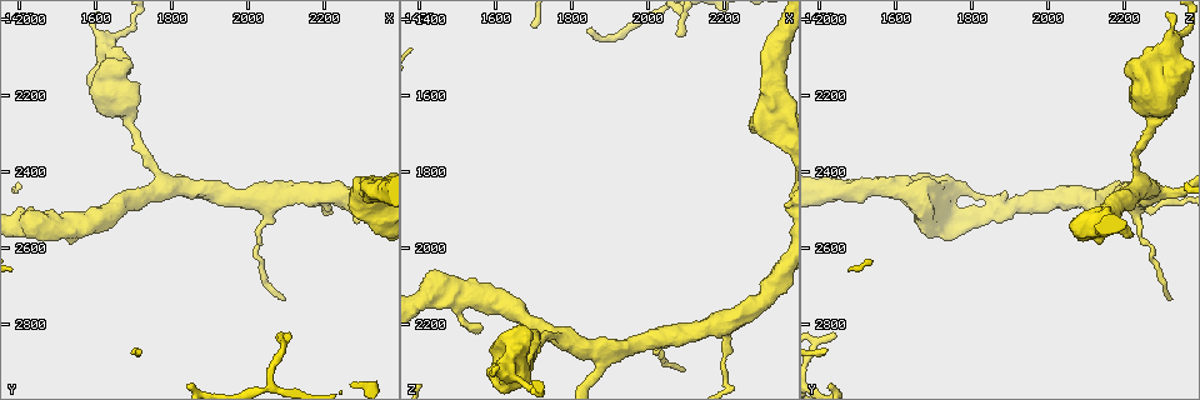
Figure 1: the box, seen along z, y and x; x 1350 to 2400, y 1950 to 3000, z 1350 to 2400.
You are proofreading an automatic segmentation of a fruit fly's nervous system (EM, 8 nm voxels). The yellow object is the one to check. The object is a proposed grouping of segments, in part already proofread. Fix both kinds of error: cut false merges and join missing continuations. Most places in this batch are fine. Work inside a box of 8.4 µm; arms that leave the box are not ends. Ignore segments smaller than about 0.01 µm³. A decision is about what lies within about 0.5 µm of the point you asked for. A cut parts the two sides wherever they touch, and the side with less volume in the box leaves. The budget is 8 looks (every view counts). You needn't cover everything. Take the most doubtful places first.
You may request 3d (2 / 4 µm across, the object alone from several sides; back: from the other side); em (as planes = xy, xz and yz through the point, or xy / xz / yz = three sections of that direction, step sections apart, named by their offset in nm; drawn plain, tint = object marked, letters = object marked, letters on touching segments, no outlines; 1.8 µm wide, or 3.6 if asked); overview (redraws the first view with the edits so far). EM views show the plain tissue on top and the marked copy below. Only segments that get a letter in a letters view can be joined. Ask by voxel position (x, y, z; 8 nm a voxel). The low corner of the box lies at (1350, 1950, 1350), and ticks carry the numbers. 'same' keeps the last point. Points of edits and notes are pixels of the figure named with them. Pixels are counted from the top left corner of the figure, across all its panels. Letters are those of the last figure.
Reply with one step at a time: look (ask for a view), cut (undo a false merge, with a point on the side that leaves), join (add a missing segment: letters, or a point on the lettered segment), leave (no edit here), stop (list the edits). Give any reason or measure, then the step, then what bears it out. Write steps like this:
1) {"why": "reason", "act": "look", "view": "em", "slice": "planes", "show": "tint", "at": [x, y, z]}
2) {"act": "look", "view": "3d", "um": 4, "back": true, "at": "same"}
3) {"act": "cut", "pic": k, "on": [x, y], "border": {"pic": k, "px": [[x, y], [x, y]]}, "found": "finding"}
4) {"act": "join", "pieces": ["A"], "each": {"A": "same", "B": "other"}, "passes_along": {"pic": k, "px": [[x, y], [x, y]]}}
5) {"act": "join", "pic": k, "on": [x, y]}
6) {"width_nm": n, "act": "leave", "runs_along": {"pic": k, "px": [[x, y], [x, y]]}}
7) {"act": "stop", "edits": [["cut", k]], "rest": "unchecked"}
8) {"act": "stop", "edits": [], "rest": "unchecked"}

{"why": "sharp bend", "act": "look", "view": "3d", "um": 4, "at": [1510, 2550, 2125]}

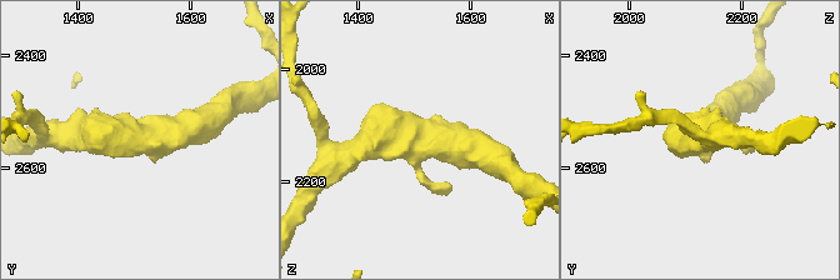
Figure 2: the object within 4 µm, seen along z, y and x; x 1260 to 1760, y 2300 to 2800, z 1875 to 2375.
{"act": "look", "view": "em", "slice": "xz", "step": 16, "show": "tint", "at": [1505, 2545, 2125]}

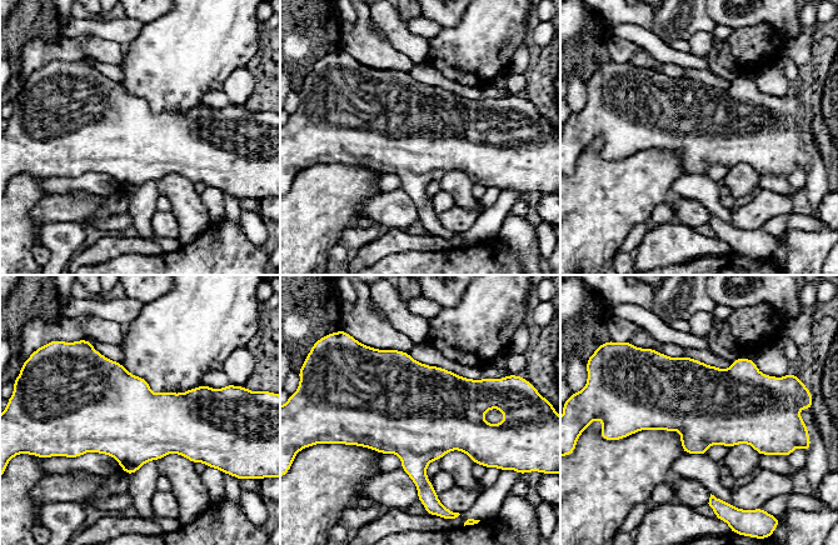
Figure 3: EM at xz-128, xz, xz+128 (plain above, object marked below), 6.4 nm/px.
{"act": "look", "view": "em", "slice": "xz", "step": 16, "show": "letters", "at": "same"}

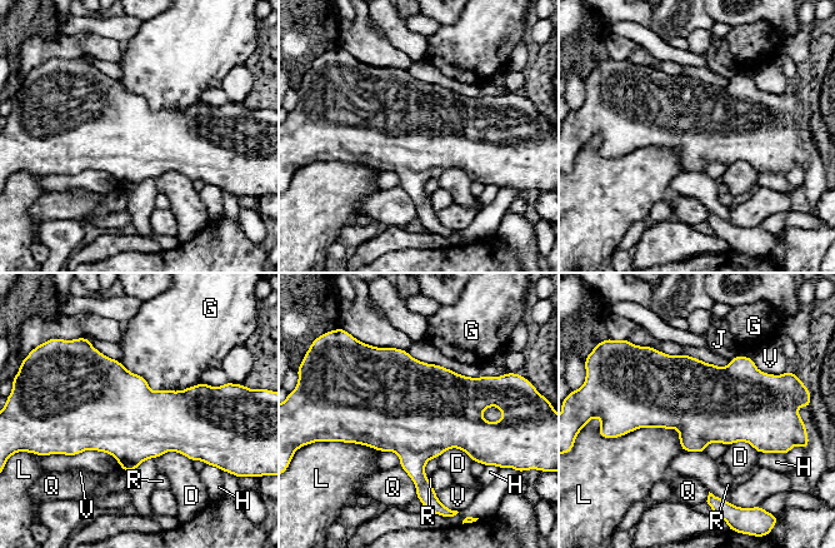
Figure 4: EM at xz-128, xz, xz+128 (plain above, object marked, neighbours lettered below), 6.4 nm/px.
{"width_nm": 500, "act": "leave", "each": {"D": "other", "G": "other", "H": "other", "J": "other", "L": "other", "Q": "other", "R": "other", "V": "other"}, "border": {"pic": 4, "px": [[116, 359], [154, 390], [203, 383]]}, "found": "continuous, no second neuron"}

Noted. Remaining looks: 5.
{"why": "calibre changes", "act": "look", "view": "em", "um": 3.6, "slice": "yz", "step": 4, "show": "tint", "at": [1695, 2290, 2265]}

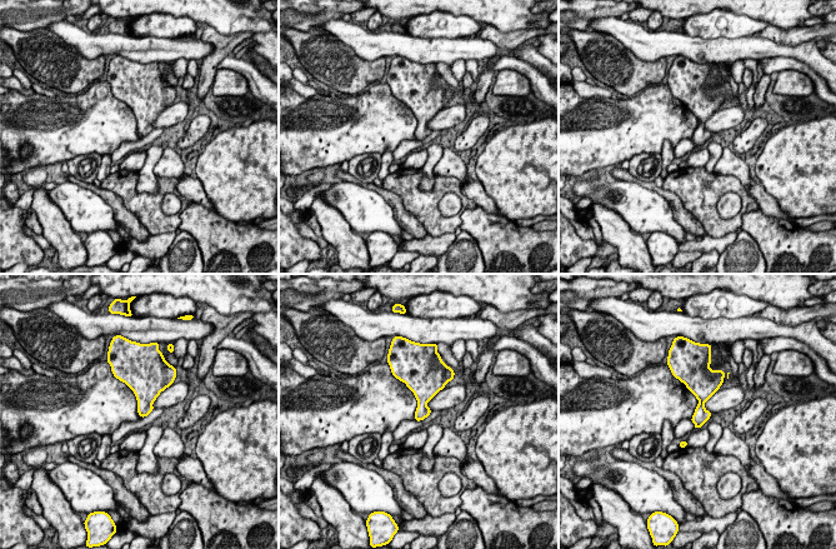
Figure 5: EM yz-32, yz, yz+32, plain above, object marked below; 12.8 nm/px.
{"why": "see the neighbours", "act": "look", "view": "em", "um": 3.6, "slice": "yz", "step": 4, "show": "letters", "at": "same"}

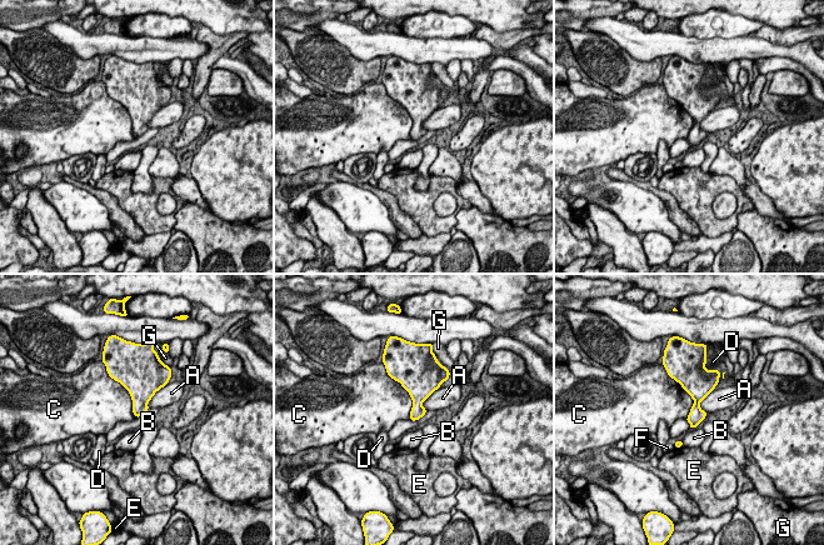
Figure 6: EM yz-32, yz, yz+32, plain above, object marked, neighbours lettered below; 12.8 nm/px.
{"act": "leave", "each": {"A": "other", "B": "other", "C": "other", "D": "other", "E": "other", "F": "other", "G": "other"}, "border": {"pic": 6, "px": [[390, 378], [412, 400], [410, 419]]}, "found": "all the same neuron"}

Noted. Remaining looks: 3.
{"why": "thick turns thin", "act": "look", "view": "3d", "um": 4, "at": [1625, 2070, 2330]}

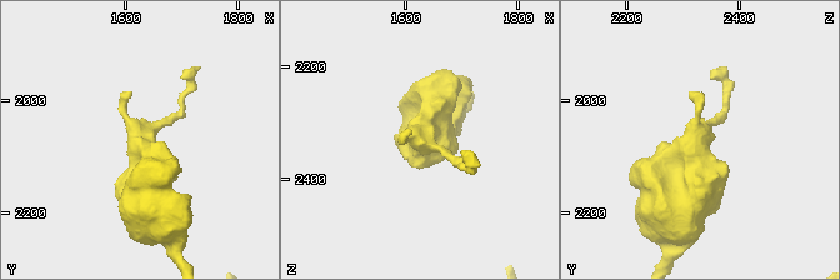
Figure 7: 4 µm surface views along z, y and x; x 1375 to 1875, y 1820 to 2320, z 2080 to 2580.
{"why": "need the tissue", "act": "look", "view": "em", "slice": "planes", "show": "letters", "at": [1630, 2065, 2330]}

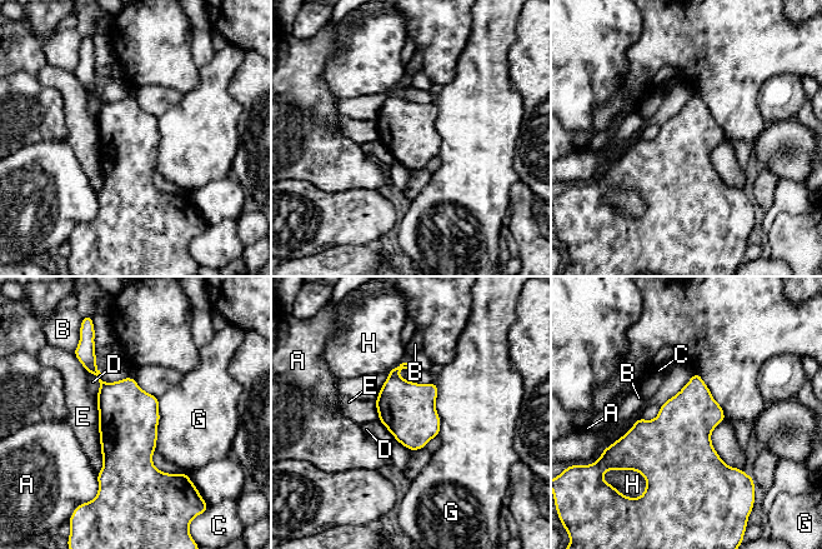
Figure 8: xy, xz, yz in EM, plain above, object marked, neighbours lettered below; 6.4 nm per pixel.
{"longest_contact_nm": ["E", 480], "act": "leave", "each": {"A": "other", "B": "other", "C": "other", "D": "other", "E": "other", "G": "other", "H": "other"}, "border": {"pic": 8, "px": [[434, 383], [437, 387], [439, 435]]}, "found": "continuous, no second neuron"}

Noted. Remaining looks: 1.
{"act": "stop", "edits": [], "rest": "unchecked"}

